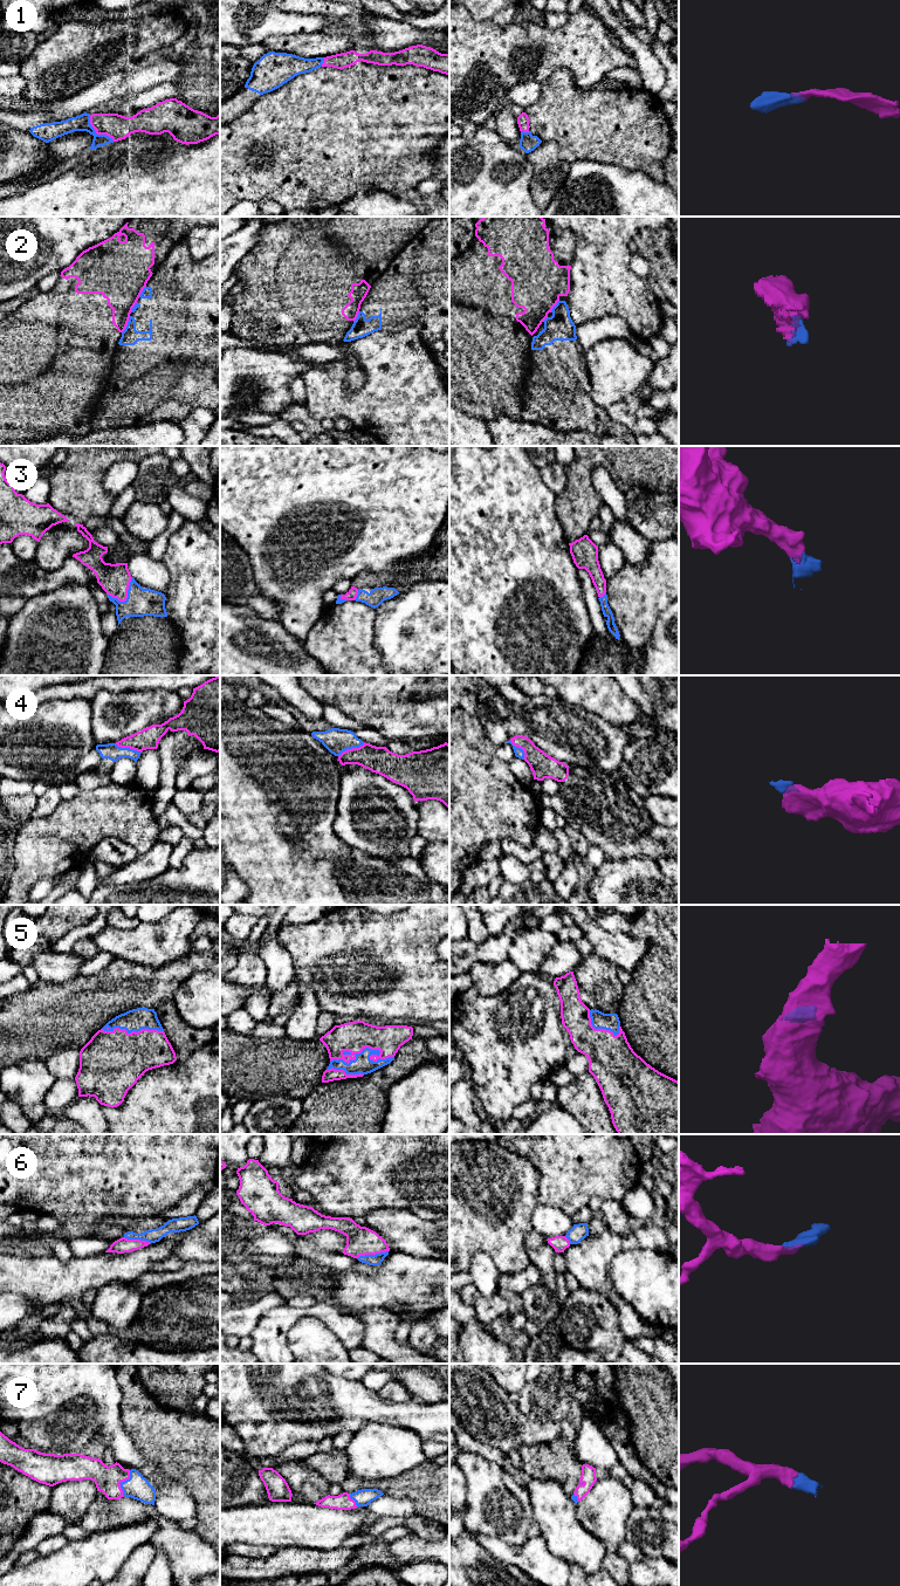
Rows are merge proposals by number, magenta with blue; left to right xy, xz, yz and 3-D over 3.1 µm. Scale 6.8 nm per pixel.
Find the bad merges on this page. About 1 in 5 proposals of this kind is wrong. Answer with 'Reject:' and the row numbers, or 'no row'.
Reject: 2

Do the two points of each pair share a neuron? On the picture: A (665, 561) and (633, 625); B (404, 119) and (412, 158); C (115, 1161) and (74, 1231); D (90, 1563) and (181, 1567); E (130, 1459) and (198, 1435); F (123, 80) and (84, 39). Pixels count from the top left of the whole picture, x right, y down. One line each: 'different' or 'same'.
A: same
B: same
C: different
D: different
E: different
F: different

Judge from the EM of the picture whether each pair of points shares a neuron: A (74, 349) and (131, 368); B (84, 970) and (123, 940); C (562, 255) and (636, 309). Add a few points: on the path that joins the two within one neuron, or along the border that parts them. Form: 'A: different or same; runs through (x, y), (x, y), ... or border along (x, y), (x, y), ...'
A: different; border along (122, 336), (114, 356), (110, 377), (103, 388)
B: different; border along (101, 949), (115, 958)
C: different; border along (575, 235), (575, 253), (571, 261), (569, 289)

